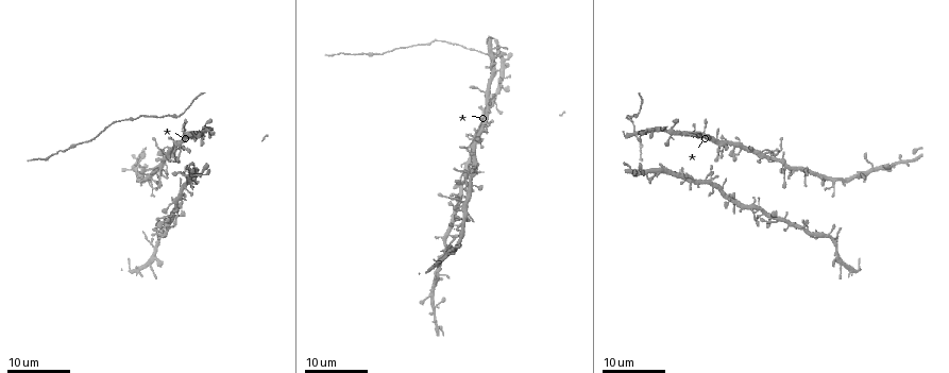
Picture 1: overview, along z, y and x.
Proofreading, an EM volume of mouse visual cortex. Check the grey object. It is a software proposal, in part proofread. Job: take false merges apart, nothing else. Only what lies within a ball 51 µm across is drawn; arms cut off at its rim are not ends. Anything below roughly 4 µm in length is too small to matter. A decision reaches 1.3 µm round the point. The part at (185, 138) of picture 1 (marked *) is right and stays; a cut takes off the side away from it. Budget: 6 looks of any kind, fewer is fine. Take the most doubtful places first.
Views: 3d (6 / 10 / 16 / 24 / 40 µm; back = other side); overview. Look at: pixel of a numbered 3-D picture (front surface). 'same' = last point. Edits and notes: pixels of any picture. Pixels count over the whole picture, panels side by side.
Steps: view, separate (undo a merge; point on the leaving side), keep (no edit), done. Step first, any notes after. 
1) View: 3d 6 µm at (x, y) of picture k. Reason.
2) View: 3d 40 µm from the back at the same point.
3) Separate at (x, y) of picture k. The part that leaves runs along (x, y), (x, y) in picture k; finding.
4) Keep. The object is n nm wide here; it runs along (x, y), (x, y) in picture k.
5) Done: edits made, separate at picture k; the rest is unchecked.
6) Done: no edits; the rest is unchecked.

View: 3d 24 µm at (181, 148) of picture 1. Looks like a crossing.

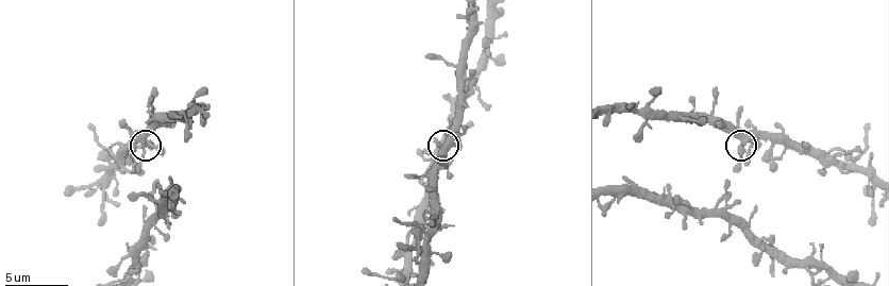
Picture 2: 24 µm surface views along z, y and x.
View: 3d 6 µm at (146, 142) of picture 2.

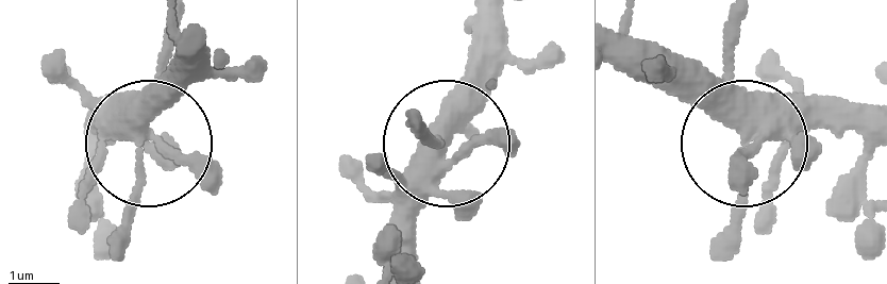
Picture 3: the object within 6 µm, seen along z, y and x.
Keep. The object is 300 nm wide here; it runs along (637, 78), (684, 82), (759, 142), (844, 120) in picture 3; continuous, no second cell.

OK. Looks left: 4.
View: 3d 10 µm at (477, 88) of picture 2. Small branch off a trunk.

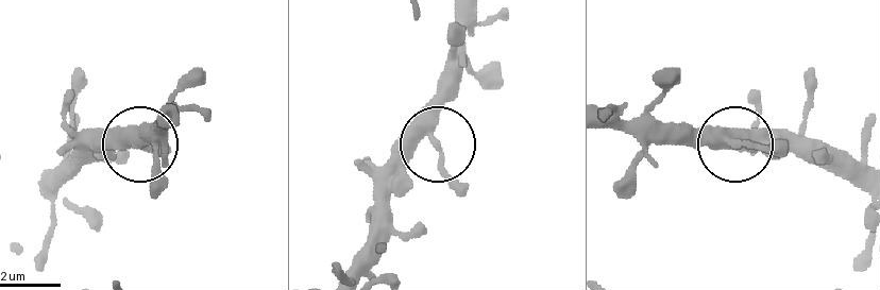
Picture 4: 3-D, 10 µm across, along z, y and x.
Keep. 3 arms meet here; it runs along (377, 214), (405, 155), (436, 139), (438, 86), (463, 58) in picture 4; continuous, no second cell.

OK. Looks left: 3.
View: 3d 10 µm at (724, 217) of picture 2. Four-way junction.

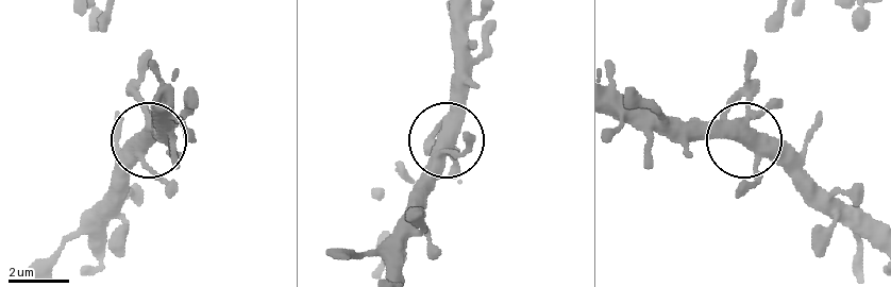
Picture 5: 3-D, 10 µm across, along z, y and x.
View: 3d 10 µm from the back at (452, 138) of picture 5.

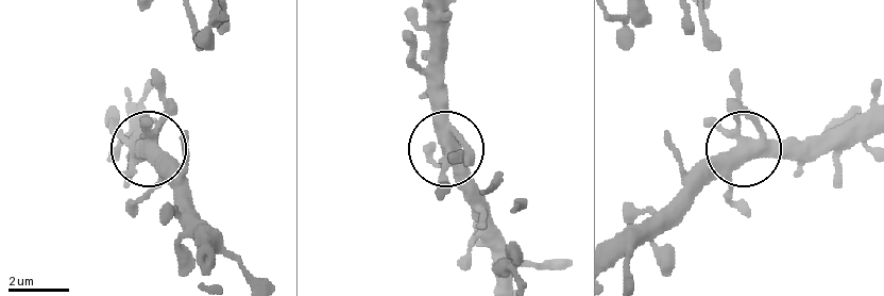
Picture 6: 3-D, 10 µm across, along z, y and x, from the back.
Keep. 4 arms meet here; it runs along (482, 194), (492, 179), (459, 163), (444, 141), (444, 75) in picture 6; all the same cell.

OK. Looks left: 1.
Done: no edits; the rest is unchecked.

